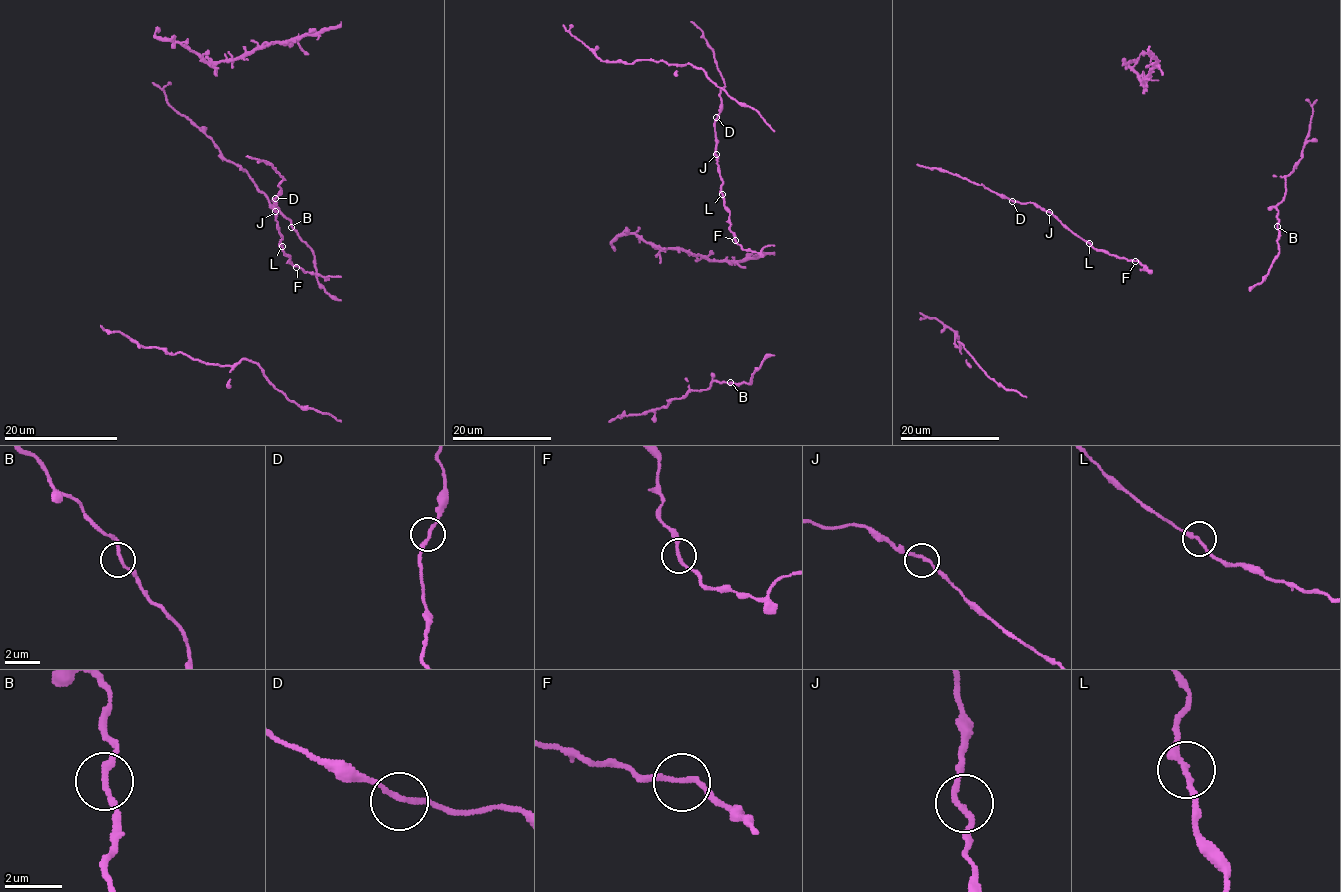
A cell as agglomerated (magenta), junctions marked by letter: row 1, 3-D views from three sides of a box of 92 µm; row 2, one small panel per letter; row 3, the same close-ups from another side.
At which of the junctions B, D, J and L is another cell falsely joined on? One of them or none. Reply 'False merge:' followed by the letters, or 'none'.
False merge: none

